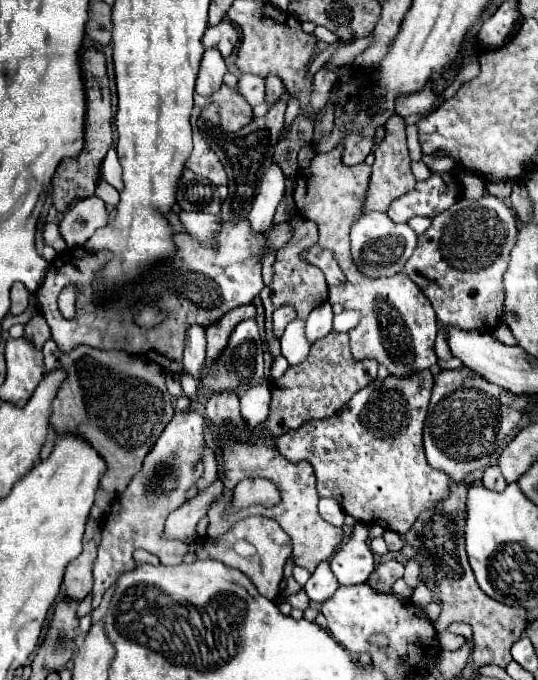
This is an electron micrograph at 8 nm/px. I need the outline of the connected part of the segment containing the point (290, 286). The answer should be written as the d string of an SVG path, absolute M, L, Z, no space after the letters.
M302 219L302 221L294 221L292 223L292 239L282 247L278 249L276 253L276 261L274 261L274 277L272 277L272 283L266 285L262 291L260 291L260 297L262 297L262 303L264 303L264 311L266 311L266 339L270 343L270 353L276 357L280 355L280 339L274 337L274 331L272 331L272 313L278 309L278 307L294 307L298 317L308 317L308 313L322 305L326 299L328 299L328 287L326 287L326 279L324 275L320 273L320 269L316 269L314 265L306 263L302 253L310 247L316 245L318 241L318 225L310 219Z

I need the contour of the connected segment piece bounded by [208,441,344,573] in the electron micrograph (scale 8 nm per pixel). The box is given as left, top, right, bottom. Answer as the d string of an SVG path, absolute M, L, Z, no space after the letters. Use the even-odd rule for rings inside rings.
M226 441L224 445L224 471L226 477L224 481L224 497L220 501L216 501L216 505L212 505L212 509L208 511L208 537L218 537L222 533L226 533L238 519L244 519L248 515L264 515L274 519L292 539L292 557L296 561L296 565L306 567L310 573L322 563L326 561L342 543L342 529L330 525L328 521L324 521L318 513L318 493L316 493L316 477L314 477L314 469L308 461L300 461L300 463L290 463L288 459L284 459L280 453L276 453L276 449L268 449L266 445L248 445L242 441ZM252 477L262 477L262 479L270 479L274 481L274 485L278 487L282 499L276 507L262 507L262 505L250 505L244 507L240 511L228 513L232 507L232 481L238 479L252 479Z

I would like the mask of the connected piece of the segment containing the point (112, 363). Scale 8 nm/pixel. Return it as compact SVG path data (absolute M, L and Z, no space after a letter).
M52 339L44 343L42 353L46 371L66 371L66 379L52 401L50 425L56 433L78 433L98 449L108 465L100 487L118 497L142 469L146 455L174 415L164 371L160 365L142 357L132 359L124 351L102 351L90 345L78 345L70 353L62 353Z

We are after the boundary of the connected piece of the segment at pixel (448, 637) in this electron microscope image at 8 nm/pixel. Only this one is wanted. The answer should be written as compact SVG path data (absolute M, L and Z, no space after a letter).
M442 631L438 633L438 643L442 649L460 649L468 639L462 635L454 635L450 631Z

